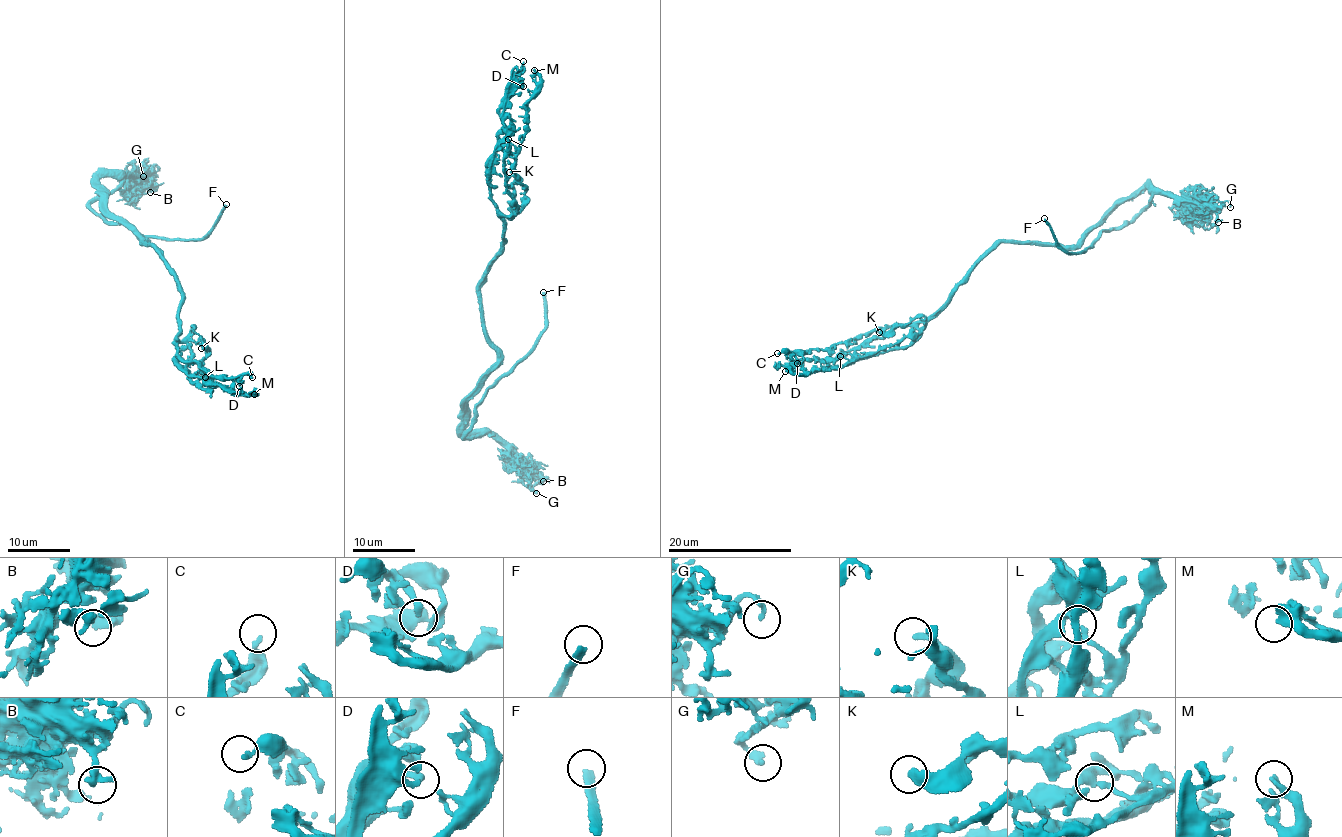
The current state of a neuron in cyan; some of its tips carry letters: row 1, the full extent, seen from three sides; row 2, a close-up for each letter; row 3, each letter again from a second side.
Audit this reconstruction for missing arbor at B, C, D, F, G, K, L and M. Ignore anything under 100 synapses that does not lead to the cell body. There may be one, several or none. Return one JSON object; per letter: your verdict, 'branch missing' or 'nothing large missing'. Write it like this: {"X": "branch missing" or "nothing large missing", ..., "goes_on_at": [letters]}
{"B": "nothing large missing", "C": "nothing large missing", "D": "nothing large missing", "F": "branch missing", "G": "nothing large missing", "K": "nothing large missing", "L": "nothing large missing", "M": "nothing large missing", "goes_on_at": ["F"]}

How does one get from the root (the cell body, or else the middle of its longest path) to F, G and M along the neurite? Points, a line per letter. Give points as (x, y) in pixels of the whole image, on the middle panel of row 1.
F: (496, 347), (496, 367), (479, 381), (461, 427), (487, 433), (465, 438), (474, 405), (542, 331), (543, 292)
G: (496, 347), (496, 367), (479, 381), (461, 427), (465, 433), (489, 433), (528, 472), (536, 493)
M: (496, 347), (480, 282), (505, 241), (501, 216), (524, 201), (515, 154), (534, 70)

